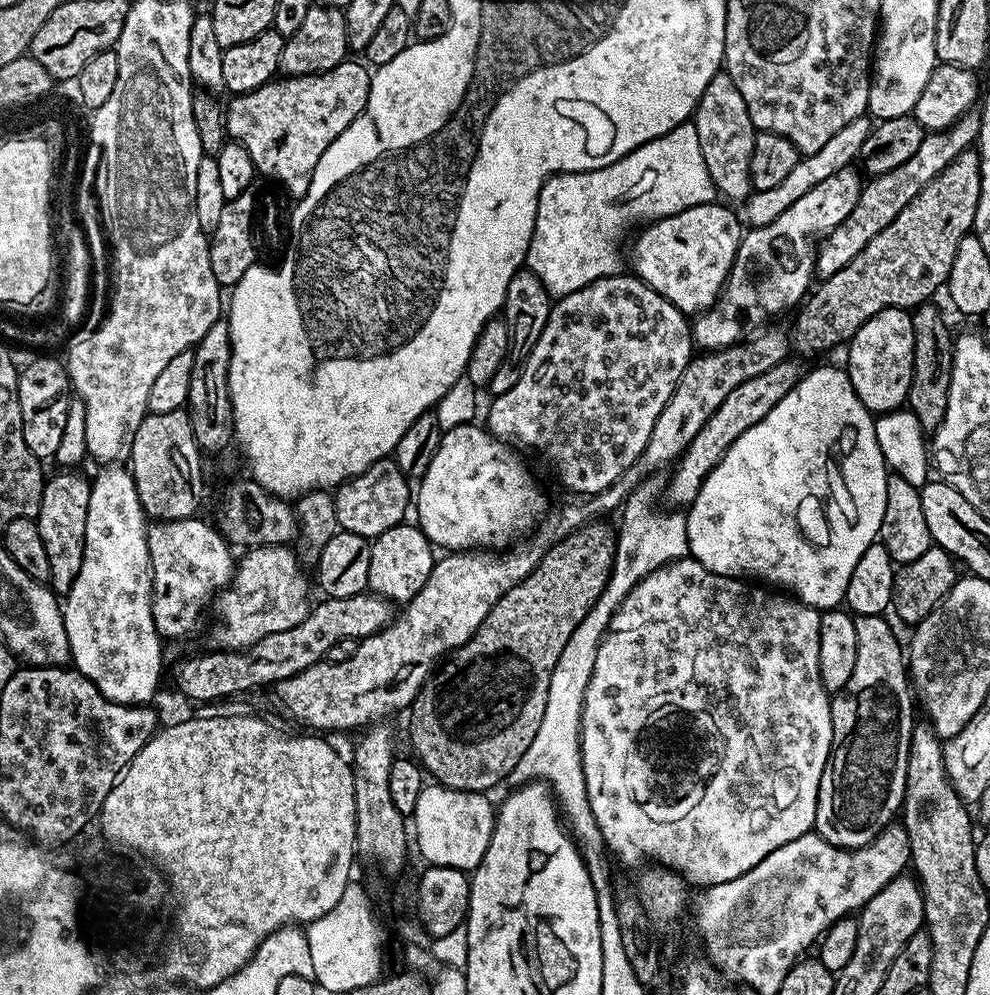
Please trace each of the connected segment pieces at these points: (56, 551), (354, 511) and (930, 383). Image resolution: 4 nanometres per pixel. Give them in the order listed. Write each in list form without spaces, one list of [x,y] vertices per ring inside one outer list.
[[[56,470],[44,481],[40,512],[34,517],[38,534],[42,534],[42,546],[46,546],[46,558],[50,558],[50,587],[57,594],[67,594],[74,578],[82,570],[84,535],[86,534],[86,510],[90,506],[89,477],[79,476],[76,470]]]
[[[389,458],[374,462],[370,470],[355,476],[335,489],[336,513],[338,522],[343,531],[366,537],[369,542],[377,536],[386,534],[394,526],[405,523],[410,512],[410,488],[408,492],[409,477],[402,474],[395,459]]]
[[[925,302],[912,312],[914,322],[914,370],[910,378],[910,390],[906,408],[918,418],[924,430],[935,430],[946,418],[946,398],[950,398],[950,374],[954,354],[954,332],[948,329],[944,316],[932,305]]]

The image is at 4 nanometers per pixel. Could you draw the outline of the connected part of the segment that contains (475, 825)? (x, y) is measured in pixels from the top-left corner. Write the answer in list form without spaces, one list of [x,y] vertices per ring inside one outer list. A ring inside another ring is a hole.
[[[435,782],[425,783],[410,820],[414,825],[415,847],[416,844],[420,847],[429,865],[465,870],[475,870],[479,866],[486,854],[486,846],[490,846],[492,831],[496,829],[494,804],[488,798],[483,792],[463,792]]]

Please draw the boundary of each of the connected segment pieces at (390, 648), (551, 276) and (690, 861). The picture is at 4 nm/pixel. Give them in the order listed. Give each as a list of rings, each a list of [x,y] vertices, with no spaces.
[[[768,326],[763,330],[757,331],[755,334],[735,343],[731,344],[728,348],[717,348],[715,350],[705,351],[703,354],[693,355],[691,362],[686,366],[686,370],[682,374],[682,378],[678,378],[678,386],[674,390],[674,394],[670,398],[670,402],[666,402],[666,406],[662,406],[662,414],[658,414],[658,422],[654,422],[654,430],[650,430],[650,442],[646,442],[646,450],[639,456],[634,462],[634,466],[630,466],[630,470],[626,470],[626,474],[622,474],[622,478],[618,478],[618,482],[614,482],[610,486],[606,486],[606,490],[602,490],[597,496],[587,497],[583,502],[585,504],[564,504],[561,508],[556,508],[544,521],[540,524],[540,529],[536,532],[536,537],[532,540],[532,549],[529,552],[523,552],[522,549],[516,548],[513,552],[508,552],[505,556],[491,556],[491,551],[488,550],[452,550],[447,554],[448,556],[441,555],[436,561],[436,565],[430,570],[430,578],[426,578],[426,586],[422,586],[422,590],[418,590],[418,594],[414,594],[414,598],[409,600],[406,607],[403,609],[404,612],[395,617],[391,624],[387,624],[381,632],[375,632],[372,636],[367,636],[364,640],[357,643],[354,654],[350,654],[350,658],[346,658],[346,662],[321,662],[319,664],[312,664],[306,670],[302,670],[302,674],[294,674],[294,678],[286,678],[285,680],[279,681],[275,685],[274,691],[278,699],[284,703],[284,708],[293,716],[296,720],[301,720],[305,724],[305,729],[308,730],[319,730],[321,733],[329,734],[335,728],[360,728],[363,729],[369,722],[380,722],[383,716],[388,716],[391,712],[400,712],[403,710],[411,709],[412,704],[416,700],[416,695],[420,692],[420,687],[423,686],[425,680],[432,675],[434,669],[439,665],[440,661],[448,655],[449,652],[455,652],[456,649],[462,647],[469,638],[473,636],[478,630],[478,626],[482,626],[482,622],[486,618],[486,614],[490,614],[490,610],[497,604],[497,602],[510,591],[518,582],[522,582],[528,575],[533,572],[541,558],[543,558],[545,552],[552,547],[553,544],[559,542],[562,538],[566,538],[572,532],[576,531],[577,528],[581,528],[583,524],[589,523],[590,518],[600,518],[603,512],[612,512],[621,507],[624,501],[627,500],[630,493],[635,490],[643,480],[648,479],[649,476],[659,473],[659,468],[664,467],[666,464],[671,465],[673,462],[679,461],[680,457],[683,456],[684,451],[688,449],[688,443],[694,438],[694,434],[698,434],[698,430],[702,430],[702,426],[706,426],[706,422],[710,418],[710,414],[714,414],[714,410],[718,410],[718,406],[722,406],[722,401],[727,398],[730,394],[730,390],[735,390],[738,386],[742,386],[742,382],[748,381],[749,378],[755,378],[757,374],[762,374],[762,370],[770,370],[770,366],[778,366],[778,362],[789,359],[790,356],[790,336],[787,331],[784,332],[780,328],[772,328],[776,326]]]
[[[695,123],[679,124],[674,126],[674,130],[630,150],[630,154],[618,158],[618,162],[602,166],[602,170],[560,172],[552,176],[538,194],[534,234],[526,261],[527,271],[538,277],[553,298],[574,294],[574,290],[582,290],[582,286],[591,286],[607,276],[621,275],[623,268],[620,267],[626,264],[626,260],[620,257],[620,239],[632,227],[635,229],[645,222],[690,210],[690,206],[713,203],[717,196],[716,187],[712,185],[706,170],[706,158],[702,158],[702,145],[698,143]]]
[[[691,558],[672,560],[666,566],[646,574],[642,582],[626,594],[626,598],[618,606],[618,610],[610,618],[608,633],[598,646],[598,658],[594,658],[594,674],[590,674],[590,682],[586,686],[586,698],[582,706],[582,722],[580,723],[580,749],[582,750],[582,774],[586,774],[586,794],[590,798],[590,810],[594,810],[594,818],[602,830],[602,838],[611,855],[617,861],[625,860],[628,864],[636,864],[639,860],[648,860],[653,865],[679,872],[689,885],[711,886],[730,882],[730,878],[738,878],[746,874],[746,870],[754,870],[766,854],[778,850],[778,846],[786,846],[786,842],[794,842],[794,838],[802,838],[813,831],[818,806],[818,790],[822,782],[822,774],[826,771],[832,755],[832,701],[830,694],[824,689],[822,674],[818,670],[818,638],[820,637],[820,612],[803,604],[800,600],[780,590],[769,590],[756,582],[744,578],[714,574],[702,566],[702,562]]]

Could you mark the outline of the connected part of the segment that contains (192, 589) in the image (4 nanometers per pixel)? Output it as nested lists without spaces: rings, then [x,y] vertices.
[[[200,519],[161,520],[148,525],[148,553],[152,563],[152,617],[156,631],[164,638],[190,635],[199,626],[204,616],[204,607],[213,603],[221,588],[227,588],[232,583],[233,549],[209,521],[207,524]]]

